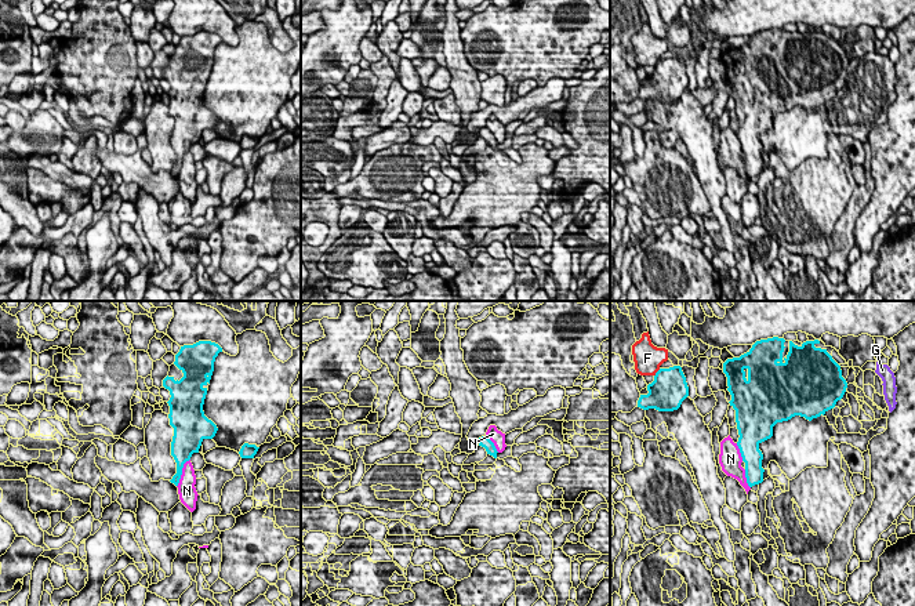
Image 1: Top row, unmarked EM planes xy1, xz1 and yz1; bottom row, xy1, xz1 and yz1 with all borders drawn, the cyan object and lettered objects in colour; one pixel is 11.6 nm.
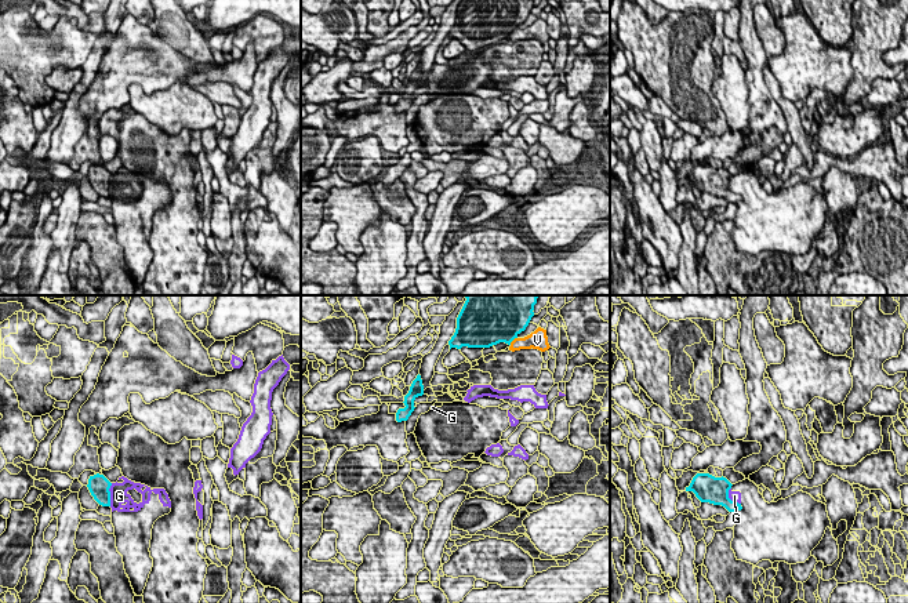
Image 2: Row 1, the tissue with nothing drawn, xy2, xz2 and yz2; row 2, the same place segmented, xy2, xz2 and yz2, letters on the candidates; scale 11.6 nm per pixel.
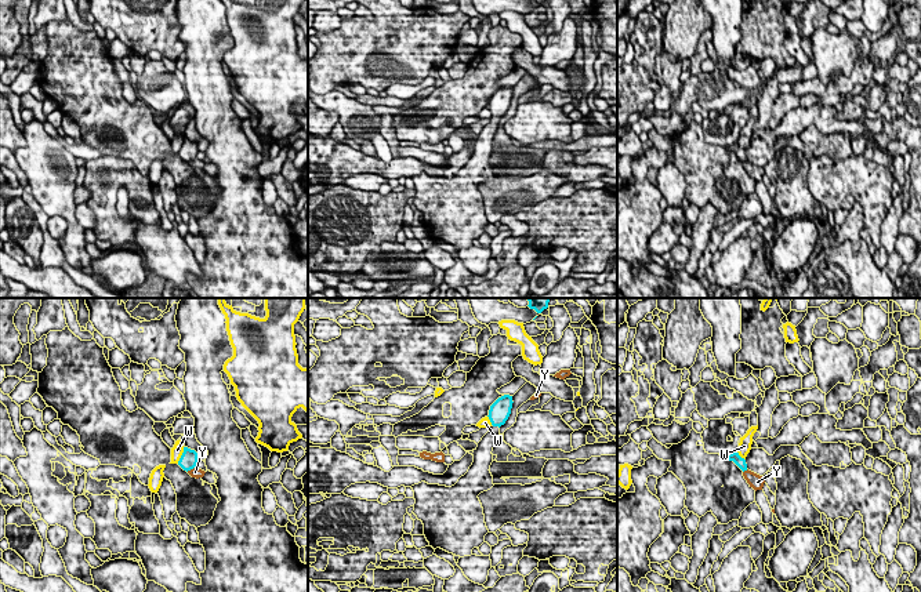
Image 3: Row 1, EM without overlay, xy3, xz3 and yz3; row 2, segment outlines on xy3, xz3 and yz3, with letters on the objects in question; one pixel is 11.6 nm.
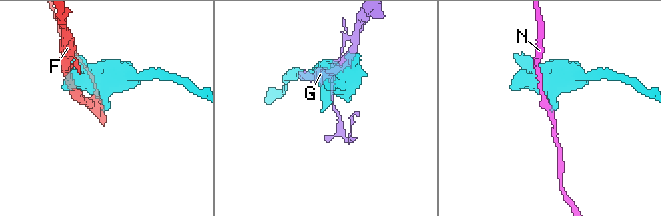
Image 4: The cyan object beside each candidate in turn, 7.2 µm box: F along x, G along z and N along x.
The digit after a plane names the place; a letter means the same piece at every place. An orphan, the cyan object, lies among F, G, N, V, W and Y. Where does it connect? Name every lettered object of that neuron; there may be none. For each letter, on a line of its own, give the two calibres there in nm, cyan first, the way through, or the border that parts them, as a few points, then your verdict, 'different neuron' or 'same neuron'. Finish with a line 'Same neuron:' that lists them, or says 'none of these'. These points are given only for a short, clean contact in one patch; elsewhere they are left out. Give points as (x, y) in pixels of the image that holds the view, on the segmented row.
F: calibres 420 and 320 nm; different neuron
G: calibres 240 and 200 nm; border xy2 (112, 483), (109, 505); different neuron
N: calibres 240 and 220 nm; different neuron
V: calibres 480 and 160 nm; border xz2 (516, 337), (509, 344); different neuron
W: calibres 200 and 140 nm; different neuron
Y: calibres 200 and 120 nm; border xy3 (195, 467), (187, 471); different neuron
Same neuron: none of these

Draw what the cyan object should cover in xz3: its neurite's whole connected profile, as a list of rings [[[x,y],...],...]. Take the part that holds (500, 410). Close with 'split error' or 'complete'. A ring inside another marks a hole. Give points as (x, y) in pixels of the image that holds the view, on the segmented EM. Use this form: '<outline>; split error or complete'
[[[504,395],[498,397],[489,410],[489,420],[492,422],[490,431],[478,443],[474,450],[474,462],[468,472],[452,486],[428,484],[421,482],[411,486],[414,491],[414,511],[413,513],[424,524],[424,535],[434,549],[440,548],[449,553],[464,558],[471,556],[474,548],[479,548],[485,542],[485,535],[489,533],[482,504],[478,495],[490,490],[493,484],[493,476],[490,473],[490,465],[493,462],[493,447],[500,435],[500,426],[505,424],[512,408],[512,396]]]; split error

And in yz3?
[[[780,446],[773,455],[764,448],[751,448],[746,458],[737,451],[726,455],[743,472],[751,471],[759,476],[768,473],[784,457],[801,460],[809,471],[808,494],[813,506],[831,519],[851,519],[855,512],[863,516],[864,538],[878,558],[881,534],[892,512],[893,484],[889,476],[867,469],[864,464],[852,462],[845,469],[828,465],[816,466],[799,446]]]; split error

